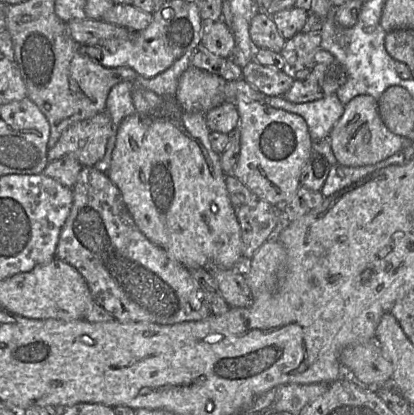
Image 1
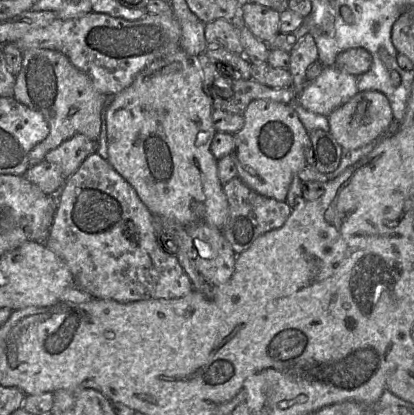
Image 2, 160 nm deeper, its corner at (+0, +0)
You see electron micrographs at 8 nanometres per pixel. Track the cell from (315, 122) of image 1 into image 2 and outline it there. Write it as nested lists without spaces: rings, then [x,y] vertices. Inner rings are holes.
[[[336,66],[323,67],[318,77],[305,84],[294,102],[307,111],[328,115],[359,92],[357,77]]]

